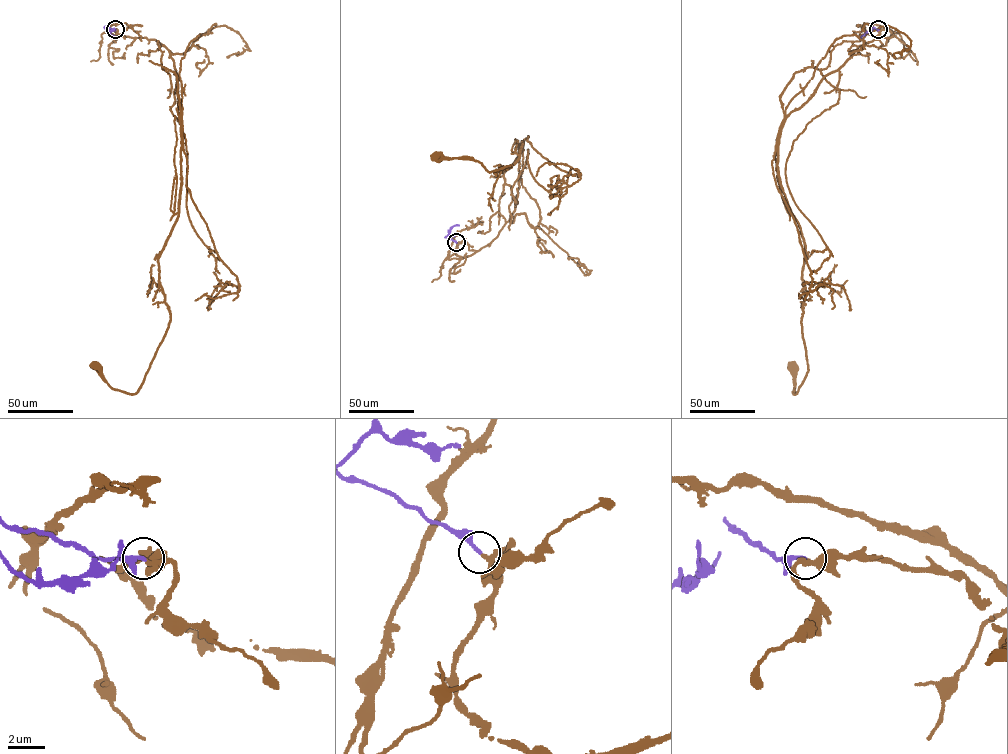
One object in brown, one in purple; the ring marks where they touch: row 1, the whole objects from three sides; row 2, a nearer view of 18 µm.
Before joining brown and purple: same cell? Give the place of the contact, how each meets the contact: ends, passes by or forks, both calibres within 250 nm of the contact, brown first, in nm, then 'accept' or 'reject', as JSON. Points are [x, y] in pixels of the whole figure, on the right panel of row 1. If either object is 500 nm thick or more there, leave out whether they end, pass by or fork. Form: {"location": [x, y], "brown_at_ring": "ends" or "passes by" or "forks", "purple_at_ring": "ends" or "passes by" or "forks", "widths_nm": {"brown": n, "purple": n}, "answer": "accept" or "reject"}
{"location": [878, 29], "brown_at_ring": "passes by", "purple_at_ring": "ends", "widths_nm": {"brown": 220, "purple": 240}, "answer": "accept"}

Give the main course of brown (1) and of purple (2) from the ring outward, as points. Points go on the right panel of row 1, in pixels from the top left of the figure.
1: (878, 29), (893, 35), (860, 45), (781, 129), (778, 175), (804, 242), (808, 372), (796, 394), (792, 365)
2: (878, 29), (873, 27), (861, 38)

